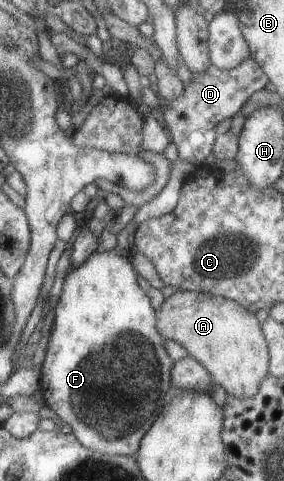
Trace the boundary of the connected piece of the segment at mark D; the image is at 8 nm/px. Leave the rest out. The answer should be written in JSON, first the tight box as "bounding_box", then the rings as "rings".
{"bounding_box":[161,57,268,167],"rings":[[[252,57],[243,60],[241,65],[230,70],[222,70],[216,65],[209,64],[202,74],[193,72],[190,81],[184,83],[183,93],[173,99],[173,101],[162,101],[161,104],[163,106],[163,119],[167,123],[167,132],[178,147],[179,161],[187,160],[194,163],[195,167],[201,164],[212,153],[212,147],[218,136],[218,133],[215,132],[215,127],[219,125],[219,122],[223,121],[223,119],[232,118],[247,103],[251,95],[264,89],[268,82],[267,74]]]}

